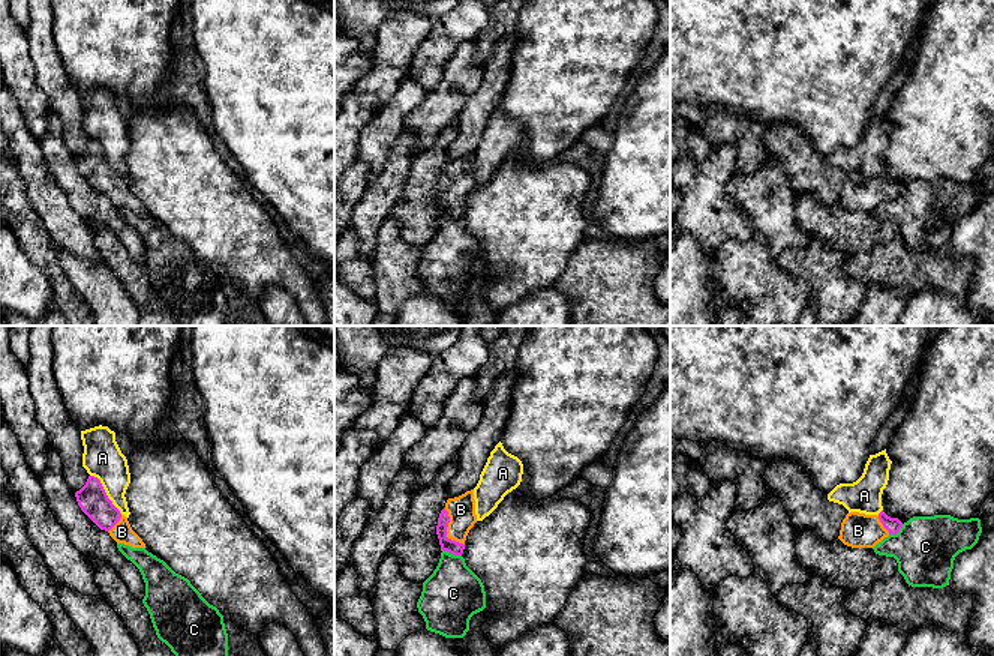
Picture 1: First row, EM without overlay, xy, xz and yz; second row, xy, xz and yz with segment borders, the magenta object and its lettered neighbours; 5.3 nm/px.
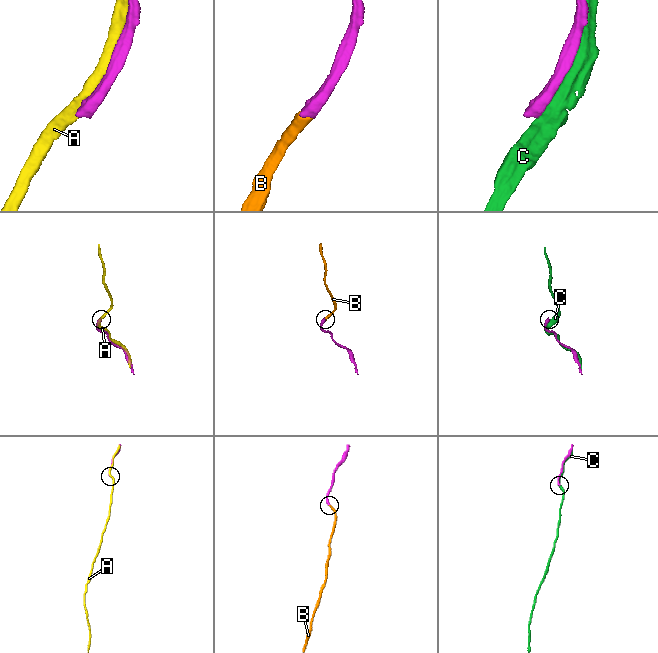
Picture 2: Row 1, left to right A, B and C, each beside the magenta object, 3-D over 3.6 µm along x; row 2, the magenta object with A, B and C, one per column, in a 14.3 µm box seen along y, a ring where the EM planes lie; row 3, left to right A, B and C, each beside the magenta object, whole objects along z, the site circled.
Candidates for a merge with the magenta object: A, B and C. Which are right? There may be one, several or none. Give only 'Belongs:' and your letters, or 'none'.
Belongs: B

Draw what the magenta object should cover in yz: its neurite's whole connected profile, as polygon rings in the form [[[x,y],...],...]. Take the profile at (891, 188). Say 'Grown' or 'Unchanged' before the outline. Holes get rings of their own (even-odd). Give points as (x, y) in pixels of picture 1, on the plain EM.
Grown. [[[883,174],[879,179],[850,176],[841,186],[838,203],[852,212],[874,212],[889,198],[897,198],[903,186],[888,180]]]

